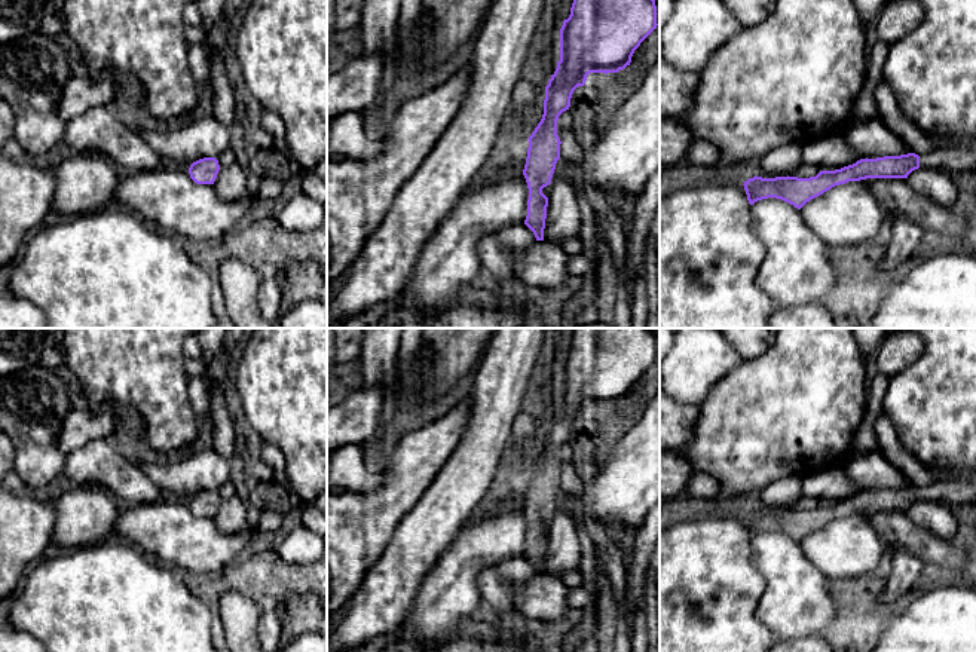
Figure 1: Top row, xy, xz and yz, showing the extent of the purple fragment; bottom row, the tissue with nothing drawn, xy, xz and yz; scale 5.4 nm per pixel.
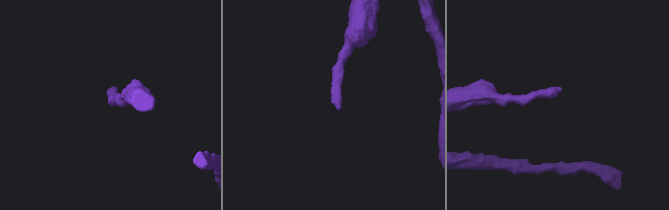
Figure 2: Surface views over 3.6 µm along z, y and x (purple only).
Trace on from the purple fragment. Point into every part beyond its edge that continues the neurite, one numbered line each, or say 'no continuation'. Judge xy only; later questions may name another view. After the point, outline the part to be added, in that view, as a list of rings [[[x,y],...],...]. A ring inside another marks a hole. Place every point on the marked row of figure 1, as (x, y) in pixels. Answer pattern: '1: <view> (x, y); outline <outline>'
no continuation

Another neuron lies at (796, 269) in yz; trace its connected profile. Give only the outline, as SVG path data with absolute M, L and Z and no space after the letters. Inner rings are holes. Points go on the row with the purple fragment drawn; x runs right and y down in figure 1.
M768 198L752 206L750 227L767 248L756 287L775 307L820 303L836 273L829 248L805 223L801 209Z

